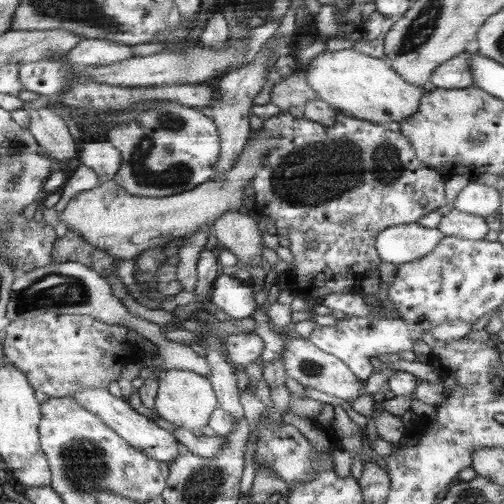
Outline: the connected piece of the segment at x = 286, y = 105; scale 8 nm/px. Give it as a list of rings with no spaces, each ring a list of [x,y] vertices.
[[[303,70],[295,71],[279,84],[273,86],[270,93],[271,103],[277,105],[281,112],[288,113],[293,106],[303,108],[320,95],[307,83],[307,74]]]

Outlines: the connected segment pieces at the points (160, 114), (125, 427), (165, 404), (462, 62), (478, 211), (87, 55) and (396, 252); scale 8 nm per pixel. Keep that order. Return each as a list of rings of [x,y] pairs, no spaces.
[[[163,102],[158,109],[141,111],[128,123],[121,123],[108,131],[108,141],[123,156],[123,164],[114,179],[135,196],[173,196],[193,190],[216,174],[216,162],[220,162],[221,155],[221,137],[218,124],[210,114],[177,102]]]
[[[80,388],[74,396],[84,407],[97,413],[110,427],[113,427],[122,437],[125,437],[135,448],[146,452],[150,457],[171,463],[182,455],[180,442],[177,437],[166,428],[160,428],[153,419],[139,414],[122,397],[113,396],[107,388]]]
[[[175,369],[167,370],[166,375],[161,377],[155,411],[165,420],[179,427],[203,430],[210,424],[214,410],[219,408],[221,408],[220,402],[211,379],[196,372]]]
[[[462,53],[455,59],[448,60],[435,71],[431,82],[436,87],[447,90],[474,87],[475,78],[473,78],[473,72],[469,66],[470,60],[471,54],[467,53]]]
[[[478,180],[469,182],[454,199],[454,208],[483,218],[498,212],[503,204],[503,197],[498,188],[487,186]]]
[[[89,39],[77,44],[64,58],[79,67],[97,67],[136,57],[131,46],[109,40]]]
[[[413,223],[385,229],[376,244],[383,261],[398,265],[427,256],[444,238],[438,228],[425,228]]]

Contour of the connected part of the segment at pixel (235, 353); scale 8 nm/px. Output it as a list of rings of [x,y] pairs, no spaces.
[[[255,332],[236,333],[224,335],[224,346],[228,354],[228,359],[235,366],[247,366],[255,362],[266,350],[266,342],[260,334]]]

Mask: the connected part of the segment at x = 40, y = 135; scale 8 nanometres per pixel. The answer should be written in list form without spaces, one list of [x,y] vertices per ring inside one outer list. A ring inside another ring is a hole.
[[[51,106],[31,109],[29,116],[32,118],[29,129],[43,151],[51,153],[57,162],[69,162],[78,157],[81,141],[73,139],[67,122],[55,114]]]

